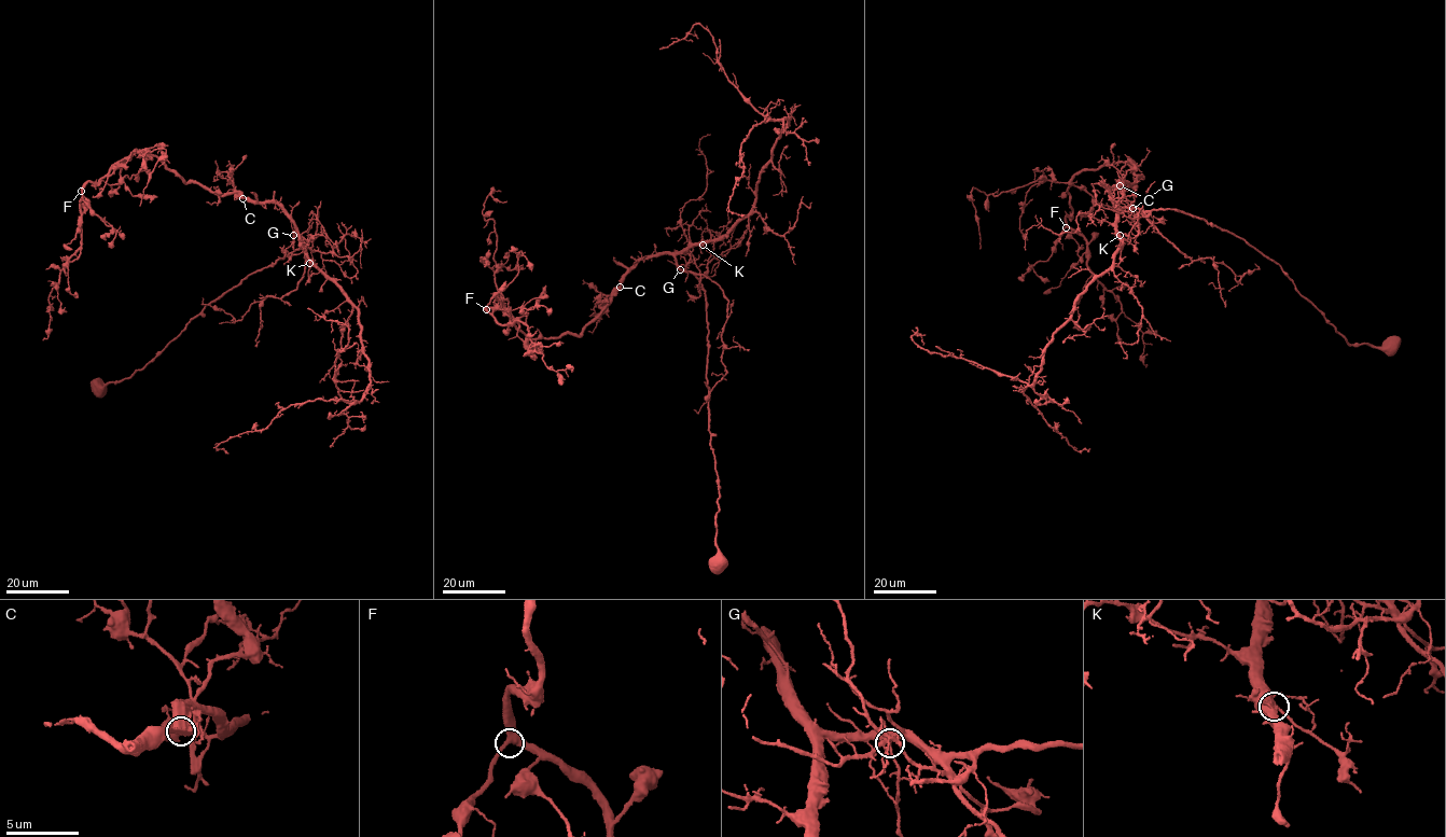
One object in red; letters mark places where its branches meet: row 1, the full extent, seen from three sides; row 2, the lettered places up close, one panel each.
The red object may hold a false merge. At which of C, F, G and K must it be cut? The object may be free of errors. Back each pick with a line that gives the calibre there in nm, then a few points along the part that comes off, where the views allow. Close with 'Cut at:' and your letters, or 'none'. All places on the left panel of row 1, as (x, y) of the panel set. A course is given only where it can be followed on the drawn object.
Cut at: none

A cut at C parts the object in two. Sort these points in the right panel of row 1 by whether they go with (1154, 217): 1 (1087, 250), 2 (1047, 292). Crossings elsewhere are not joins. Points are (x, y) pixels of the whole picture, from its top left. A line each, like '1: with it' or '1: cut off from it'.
1: cut off from it
2: cut off from it

